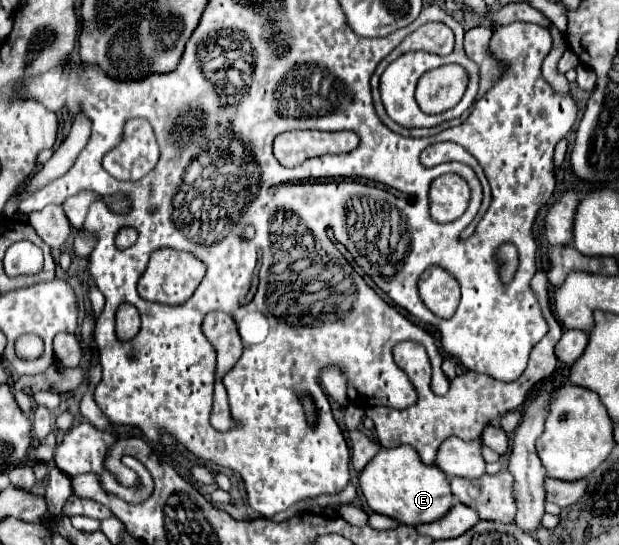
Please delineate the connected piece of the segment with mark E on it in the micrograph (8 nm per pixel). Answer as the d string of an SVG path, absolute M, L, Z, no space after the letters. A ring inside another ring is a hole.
M411 447L379 449L379 453L361 471L359 485L371 511L387 515L403 525L433 523L455 505L447 475L443 475L435 465L427 467L419 463L419 457Z

